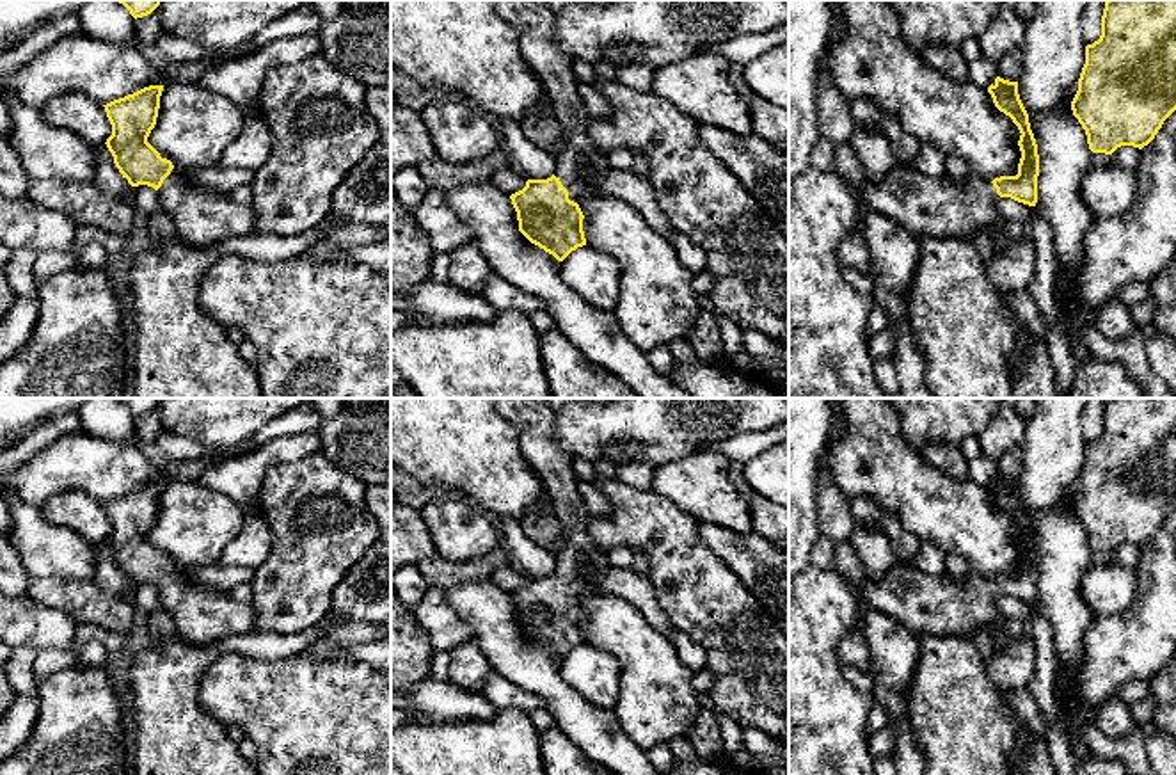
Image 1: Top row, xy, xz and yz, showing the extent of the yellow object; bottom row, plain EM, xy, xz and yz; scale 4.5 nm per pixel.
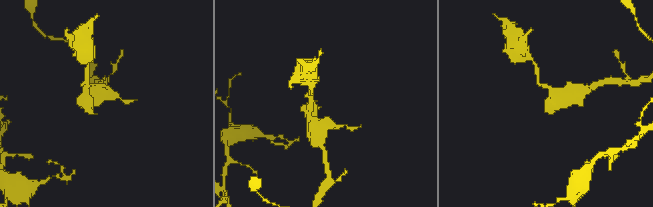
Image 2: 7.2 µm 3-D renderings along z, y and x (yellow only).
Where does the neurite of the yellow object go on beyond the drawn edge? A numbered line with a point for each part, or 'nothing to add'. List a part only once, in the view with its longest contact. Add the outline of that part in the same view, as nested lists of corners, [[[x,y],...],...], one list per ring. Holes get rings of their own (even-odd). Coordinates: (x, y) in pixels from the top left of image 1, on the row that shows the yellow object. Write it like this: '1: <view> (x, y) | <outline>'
1: xz (533, 23) | [[[496,0],[496,11],[519,34],[520,55],[540,80],[561,126],[565,144],[556,155],[554,176],[574,203],[600,192],[583,172],[590,169],[606,172],[609,164],[588,135],[592,117],[577,92],[579,80],[572,60],[558,50],[552,39],[554,11],[535,0]]]

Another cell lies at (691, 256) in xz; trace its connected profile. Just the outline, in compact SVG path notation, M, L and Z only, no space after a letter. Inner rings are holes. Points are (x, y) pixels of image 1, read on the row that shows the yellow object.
M673 233L668 240L675 247L679 260L686 268L693 274L705 270L705 252L691 238Z

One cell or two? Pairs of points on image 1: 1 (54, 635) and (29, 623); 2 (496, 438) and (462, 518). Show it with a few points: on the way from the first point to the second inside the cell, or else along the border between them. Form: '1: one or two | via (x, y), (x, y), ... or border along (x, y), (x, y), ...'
1: one | via (48, 630), (34, 626)
2: two | border along (455, 495), (473, 505)

